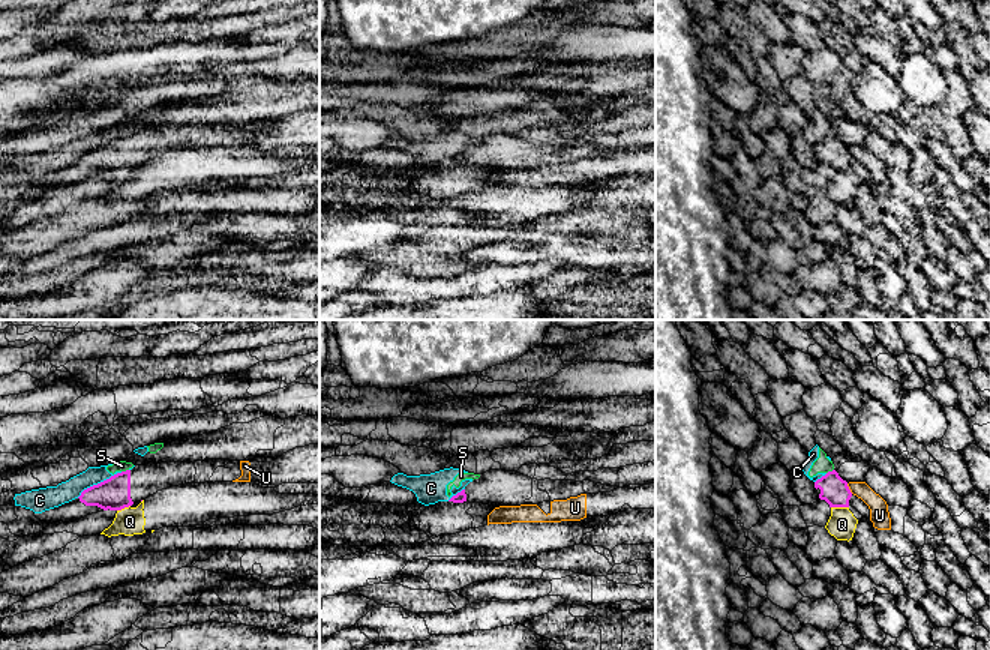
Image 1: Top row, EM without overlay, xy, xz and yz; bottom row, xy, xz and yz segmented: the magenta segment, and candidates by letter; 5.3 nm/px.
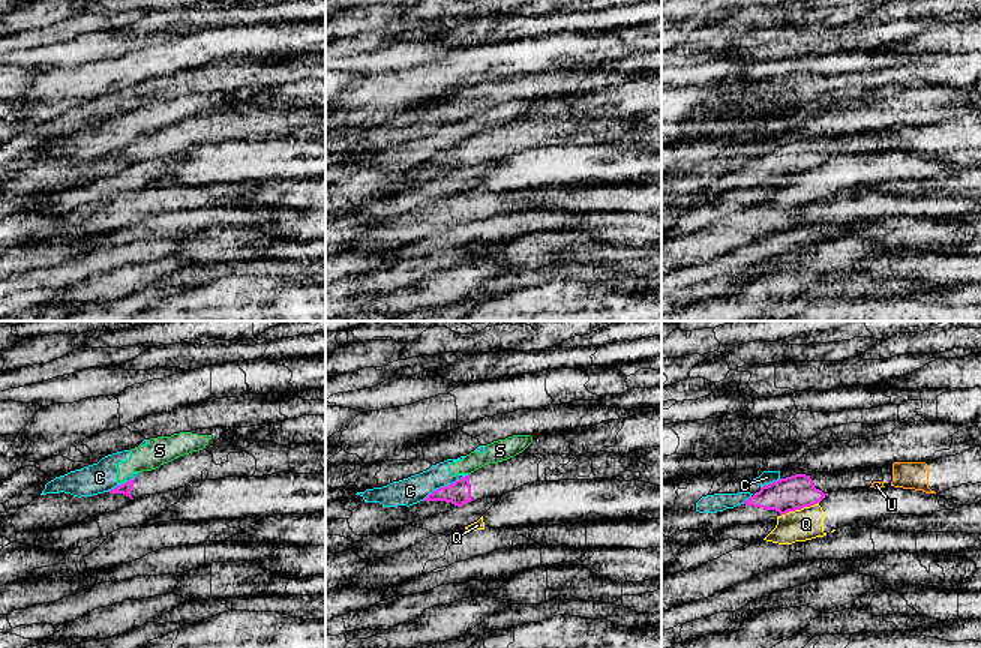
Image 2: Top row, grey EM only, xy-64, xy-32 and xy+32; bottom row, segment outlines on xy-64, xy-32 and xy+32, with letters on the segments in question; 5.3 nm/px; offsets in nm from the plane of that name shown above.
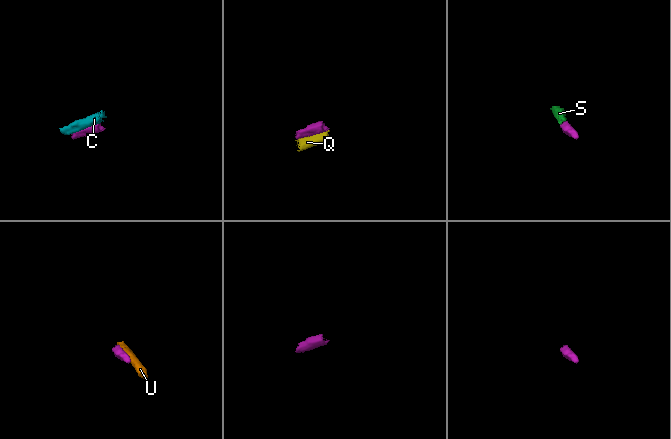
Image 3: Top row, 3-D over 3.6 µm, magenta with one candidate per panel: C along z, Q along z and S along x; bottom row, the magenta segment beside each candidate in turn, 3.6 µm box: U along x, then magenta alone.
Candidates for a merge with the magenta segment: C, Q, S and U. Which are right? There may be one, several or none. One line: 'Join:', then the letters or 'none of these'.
Join: none of these

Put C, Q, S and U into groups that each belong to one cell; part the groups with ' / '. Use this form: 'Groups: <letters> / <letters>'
Groups: C S / Q / U

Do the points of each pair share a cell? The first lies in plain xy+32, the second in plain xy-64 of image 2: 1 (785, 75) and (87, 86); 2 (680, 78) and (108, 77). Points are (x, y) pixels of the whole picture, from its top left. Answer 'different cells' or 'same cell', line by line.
1: same cell
2: different cells

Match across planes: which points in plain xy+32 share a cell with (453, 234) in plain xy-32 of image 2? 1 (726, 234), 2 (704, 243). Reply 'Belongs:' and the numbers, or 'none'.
Belongs: none

